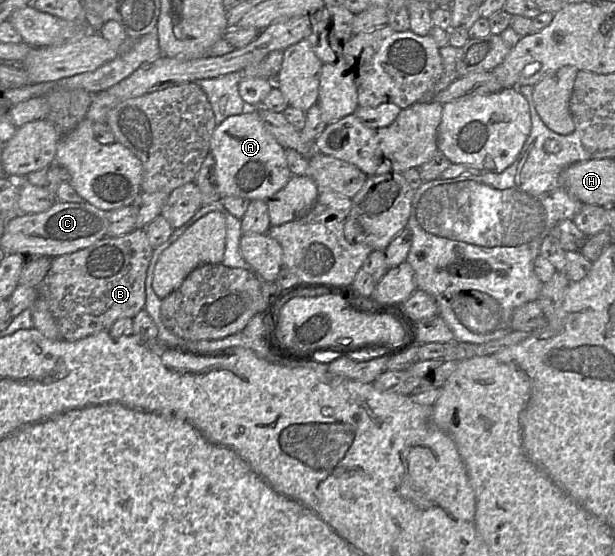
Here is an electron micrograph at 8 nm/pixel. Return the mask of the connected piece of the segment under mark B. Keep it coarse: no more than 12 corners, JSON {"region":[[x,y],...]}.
{"region":[[144,229],[52,258],[39,285],[62,339],[144,308]]}

